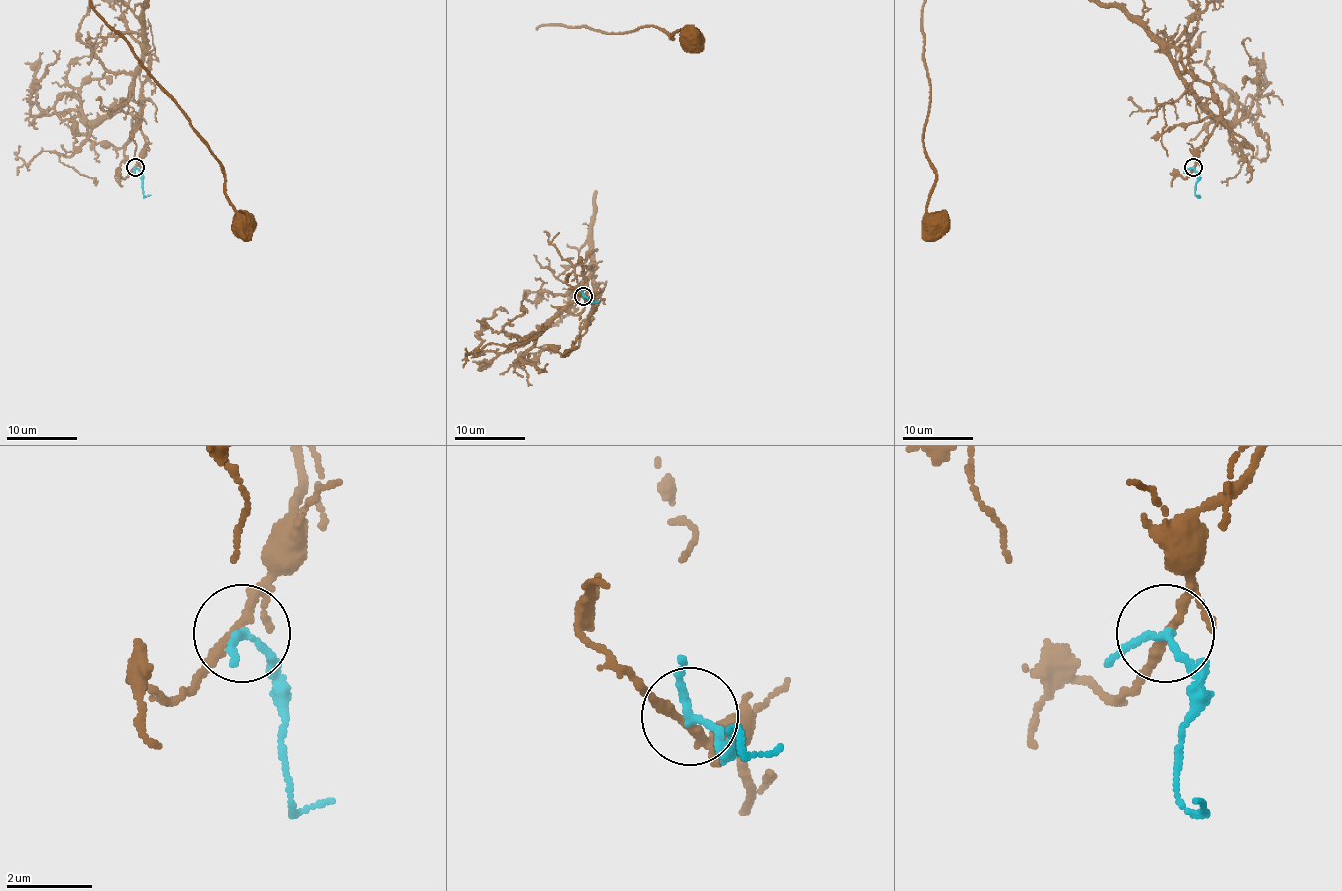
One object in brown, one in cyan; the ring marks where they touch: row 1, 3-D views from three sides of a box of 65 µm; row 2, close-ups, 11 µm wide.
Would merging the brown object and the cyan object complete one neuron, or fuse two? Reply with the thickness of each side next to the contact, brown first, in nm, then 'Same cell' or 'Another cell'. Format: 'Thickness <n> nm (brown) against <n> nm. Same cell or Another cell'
Thickness 200 nm (brown) against 160 nm. Another cell

